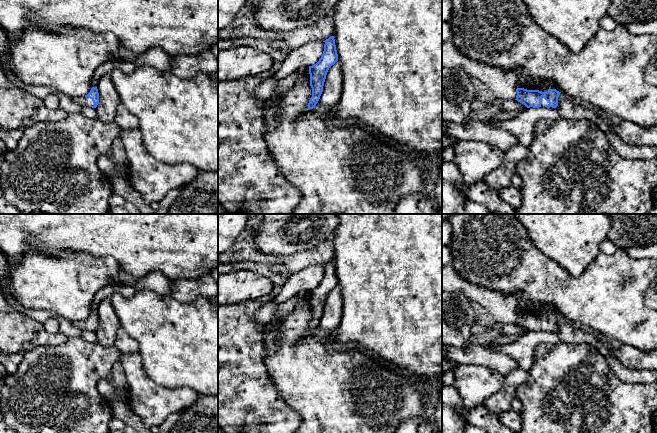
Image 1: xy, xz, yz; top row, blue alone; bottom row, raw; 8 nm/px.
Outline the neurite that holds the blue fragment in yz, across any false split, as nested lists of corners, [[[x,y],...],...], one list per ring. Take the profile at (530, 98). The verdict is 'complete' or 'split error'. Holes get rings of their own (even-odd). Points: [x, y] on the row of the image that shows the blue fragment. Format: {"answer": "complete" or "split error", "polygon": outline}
{"answer": "split error", "polygon": [[[517,88],[516,92],[517,96],[515,100],[524,104],[527,108],[538,108],[541,106],[556,108],[558,106],[558,97],[560,92],[556,89],[542,92],[539,90]]]}

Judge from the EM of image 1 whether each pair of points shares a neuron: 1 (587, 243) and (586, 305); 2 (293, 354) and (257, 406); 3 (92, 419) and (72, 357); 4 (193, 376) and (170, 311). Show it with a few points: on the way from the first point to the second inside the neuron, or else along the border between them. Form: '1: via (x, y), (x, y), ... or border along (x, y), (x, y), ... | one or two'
1: border along (599, 251), (578, 276), (572, 276), (564, 269) | two
2: border along (264, 361), (264, 367), (270, 381), (286, 403) | two
3: via (92, 404), (88, 392), (72, 376), (72, 372) | one
4: via (193, 360), (193, 353), (176, 336), (176, 327) | one

